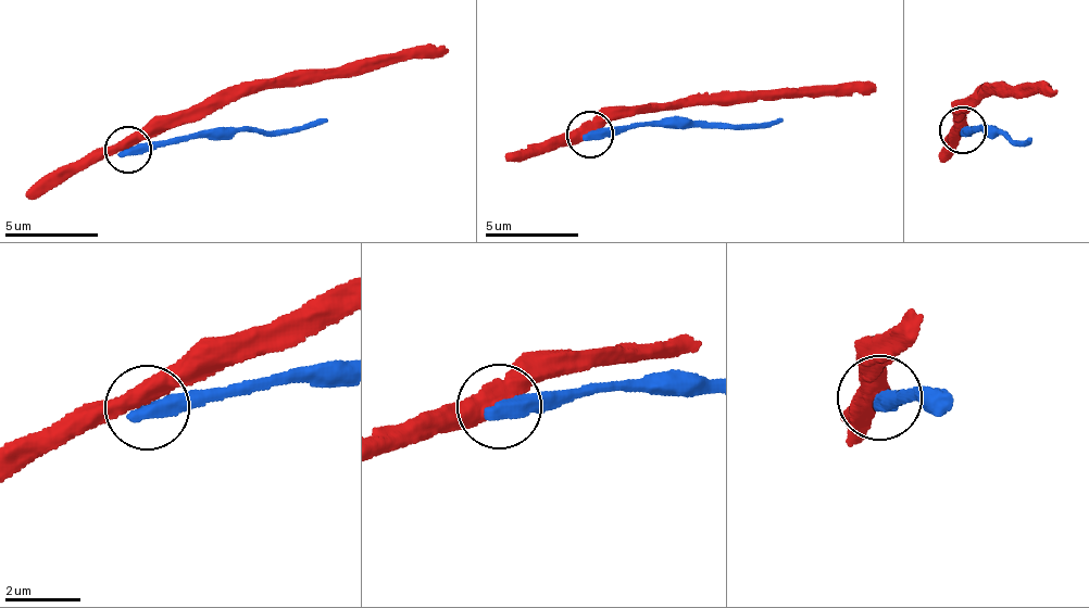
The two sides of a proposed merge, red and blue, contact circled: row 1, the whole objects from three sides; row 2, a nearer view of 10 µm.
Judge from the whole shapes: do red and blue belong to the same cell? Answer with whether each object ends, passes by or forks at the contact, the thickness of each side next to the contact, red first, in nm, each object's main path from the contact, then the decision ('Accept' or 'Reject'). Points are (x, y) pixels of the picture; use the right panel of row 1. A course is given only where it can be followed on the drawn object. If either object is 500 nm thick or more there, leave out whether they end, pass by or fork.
Thickness 500 nm (red) against 500 nm. Course of red: (961, 130), (958, 119), (994, 91), (1052, 91). Course of blue: (962, 131), (976, 130), (1030, 144), (1030, 138). Reject

